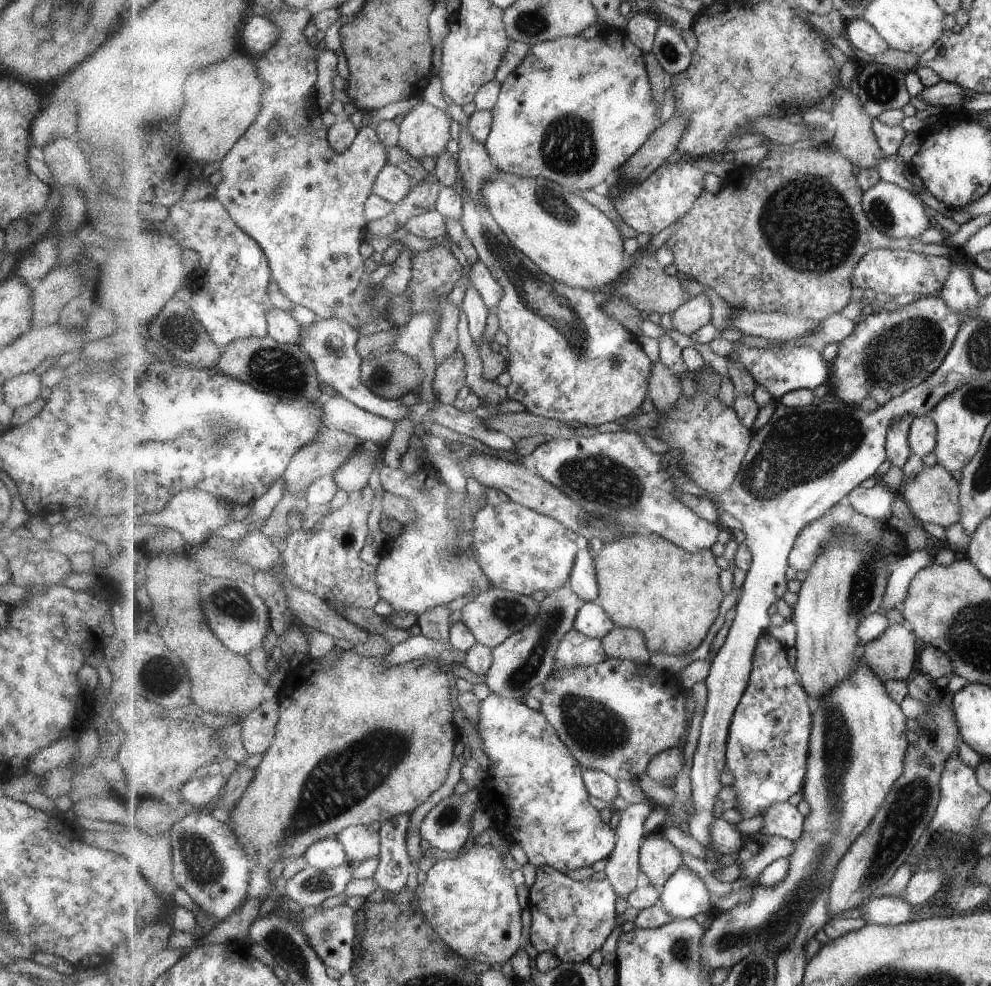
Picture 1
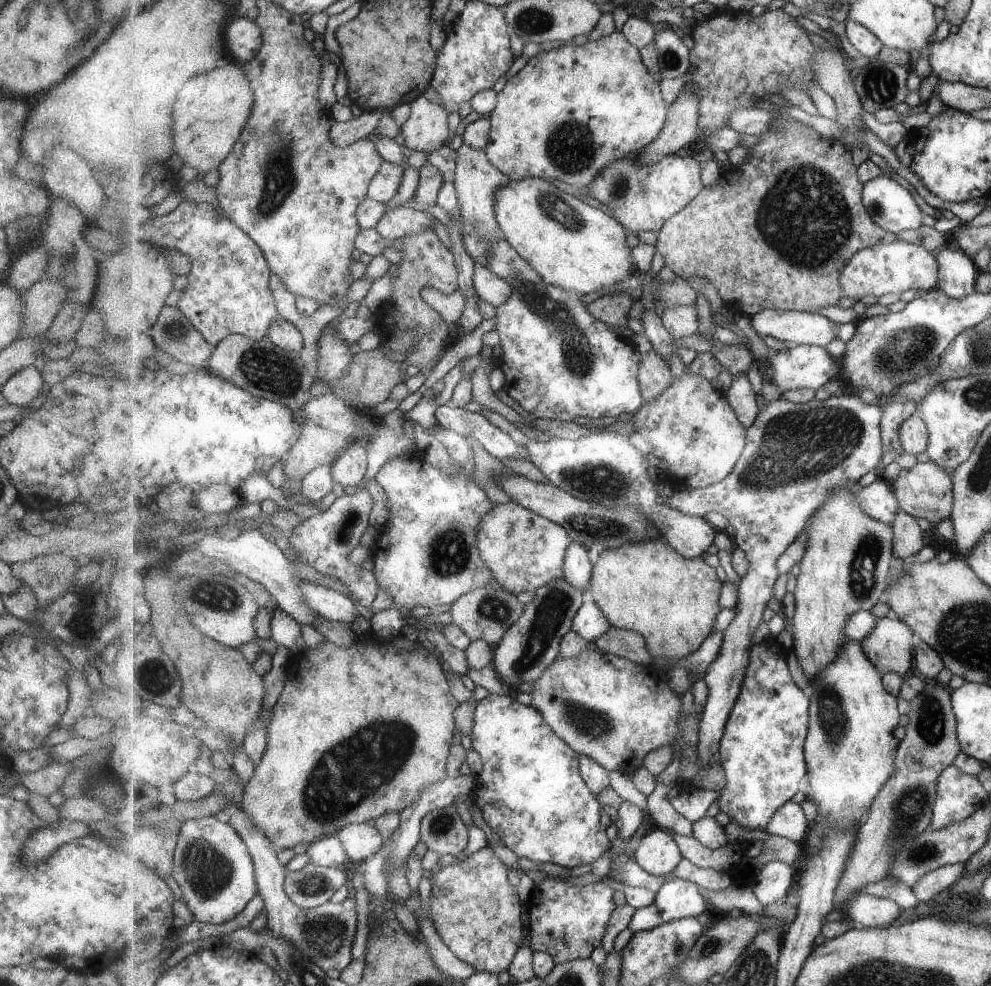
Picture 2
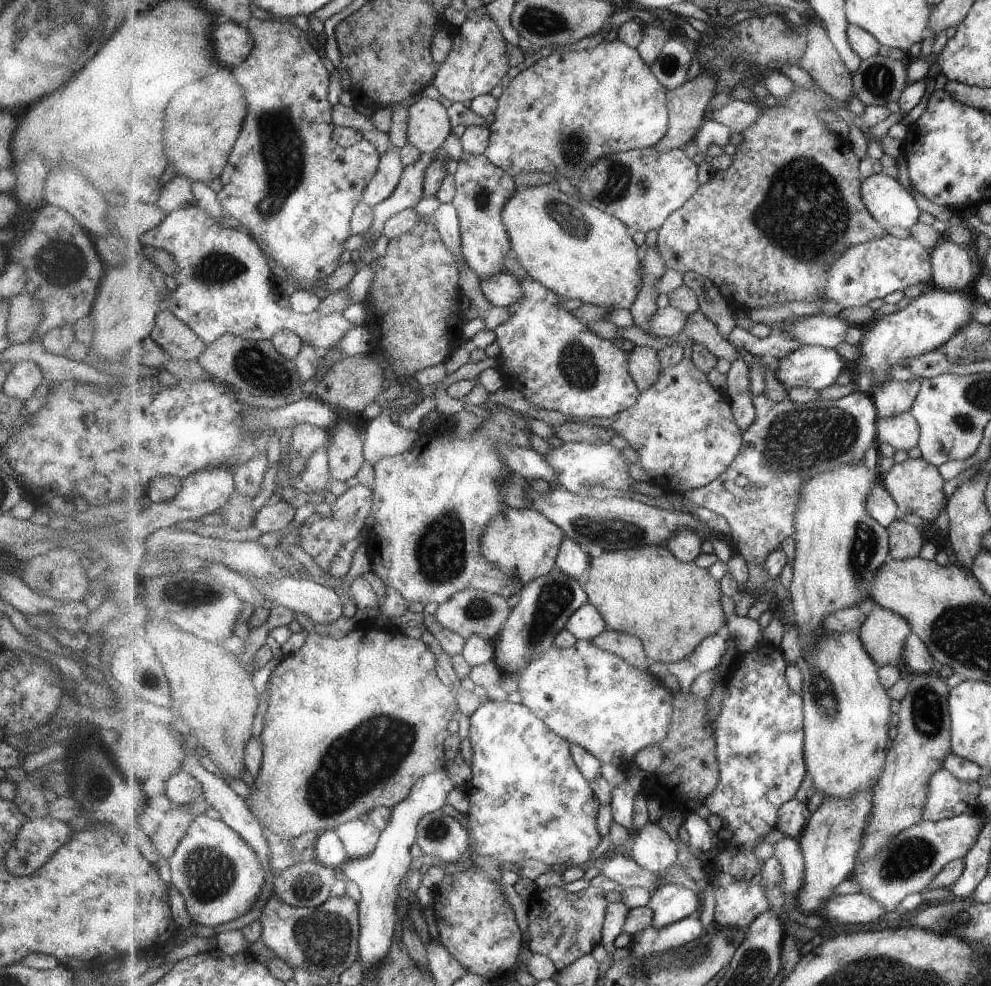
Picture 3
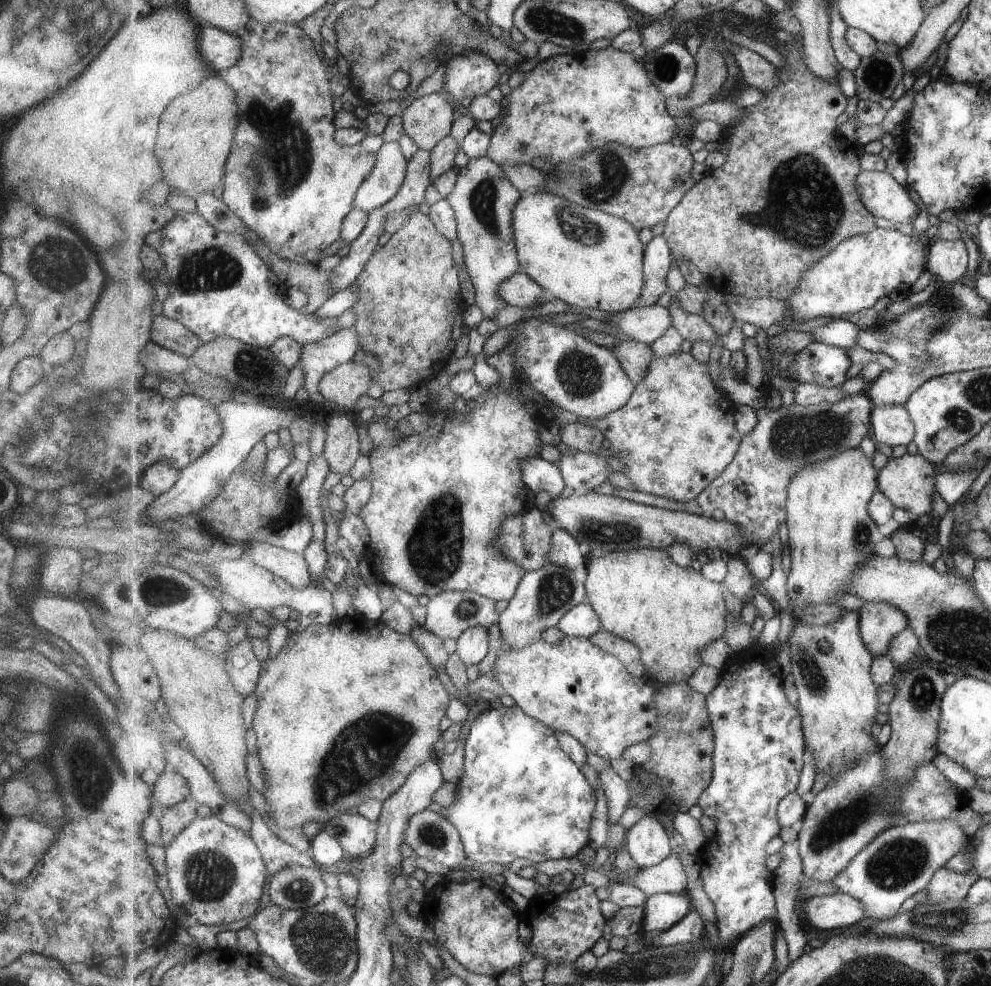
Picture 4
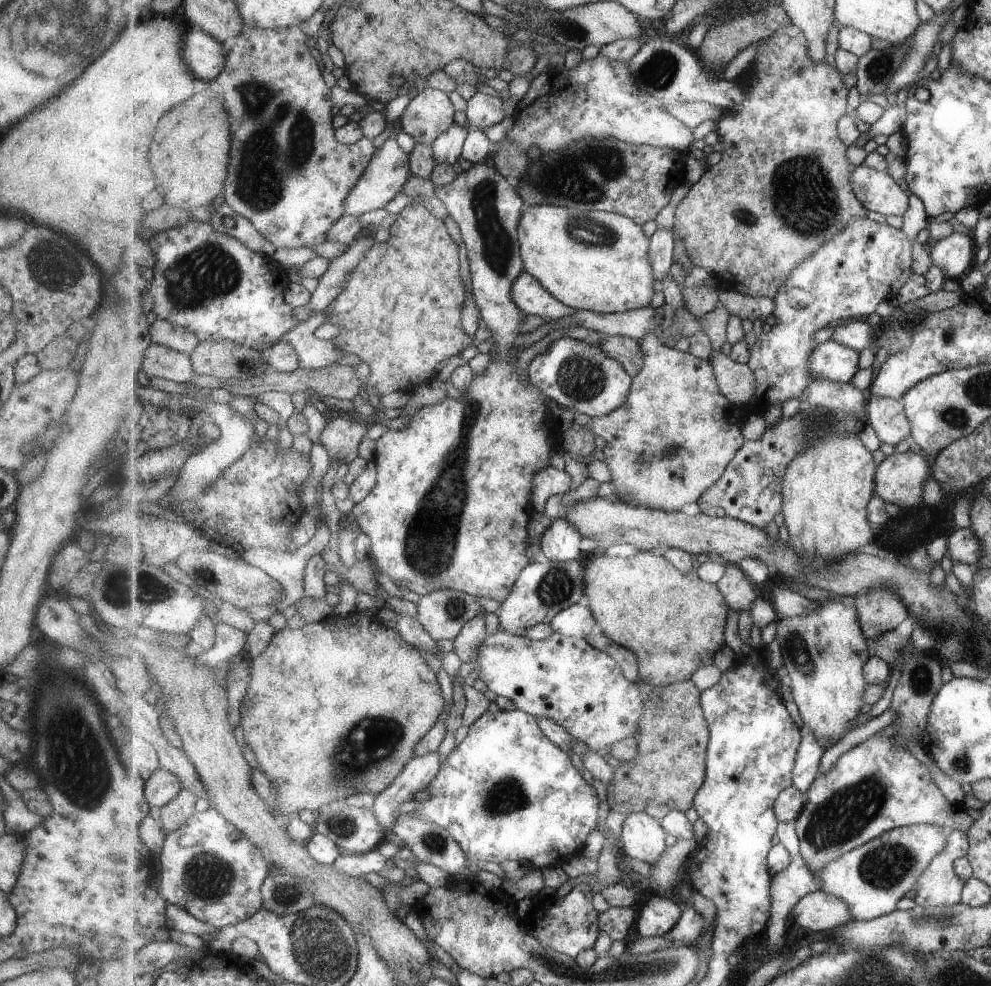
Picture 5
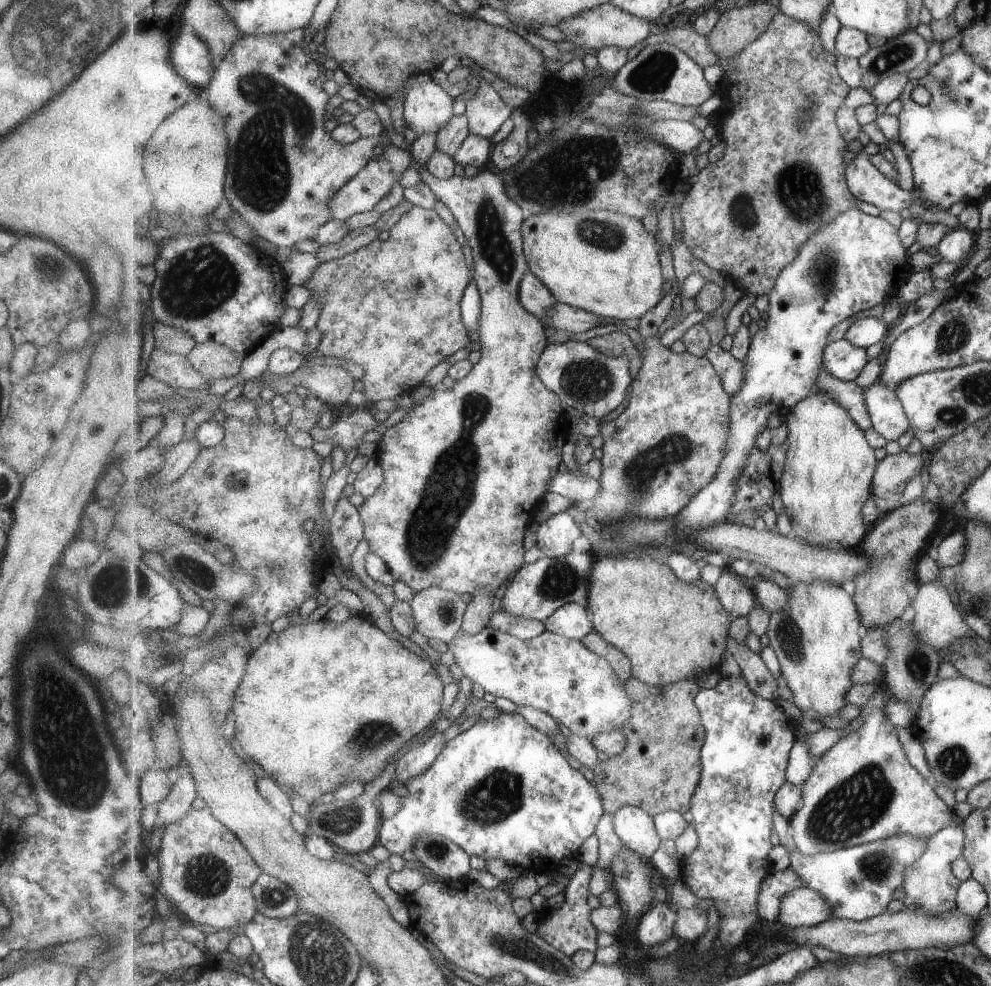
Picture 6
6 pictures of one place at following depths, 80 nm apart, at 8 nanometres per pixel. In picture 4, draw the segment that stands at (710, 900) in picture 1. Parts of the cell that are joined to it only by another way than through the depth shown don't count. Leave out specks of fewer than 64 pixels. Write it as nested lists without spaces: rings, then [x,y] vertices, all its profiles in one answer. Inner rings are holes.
[[[687,892],[657,893],[649,897],[644,915],[643,931],[654,935],[664,933],[681,922],[692,910],[693,904]]]

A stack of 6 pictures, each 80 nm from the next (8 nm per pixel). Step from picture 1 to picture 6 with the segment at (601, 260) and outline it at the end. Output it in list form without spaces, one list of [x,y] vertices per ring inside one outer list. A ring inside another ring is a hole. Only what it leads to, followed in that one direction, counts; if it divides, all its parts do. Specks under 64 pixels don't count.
[[[613,211],[581,213],[549,212],[530,215],[524,222],[524,255],[529,270],[555,295],[559,303],[583,309],[603,318],[621,322],[639,320],[663,298],[664,268],[654,235],[645,231],[643,222]]]

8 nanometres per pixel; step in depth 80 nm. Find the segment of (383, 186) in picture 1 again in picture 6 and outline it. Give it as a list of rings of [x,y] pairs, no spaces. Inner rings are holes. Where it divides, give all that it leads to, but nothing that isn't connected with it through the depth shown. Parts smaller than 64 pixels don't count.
[[[389,143],[380,157],[370,161],[357,176],[354,176],[345,186],[341,187],[337,196],[334,196],[332,200],[334,219],[346,221],[356,214],[363,214],[378,208],[383,202],[383,198],[391,192],[391,188],[401,180],[403,172],[409,166],[413,166],[413,162],[414,160],[410,157],[409,152]]]

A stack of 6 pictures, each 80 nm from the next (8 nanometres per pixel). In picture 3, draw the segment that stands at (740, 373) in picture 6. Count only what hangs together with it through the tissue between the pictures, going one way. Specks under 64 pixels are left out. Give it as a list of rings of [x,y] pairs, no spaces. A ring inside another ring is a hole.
[[[854,390],[852,393],[841,397],[837,400],[820,400],[817,399],[815,401],[811,401],[808,403],[796,403],[789,398],[784,398],[780,402],[771,401],[771,399],[759,395],[754,397],[754,405],[757,411],[757,418],[755,422],[745,431],[744,433],[744,446],[741,449],[739,456],[737,456],[736,460],[733,461],[733,464],[729,466],[729,468],[719,477],[716,478],[715,481],[711,482],[710,485],[704,486],[700,489],[690,490],[682,495],[679,494],[663,494],[661,497],[649,497],[647,495],[643,496],[641,500],[645,503],[665,509],[670,511],[679,511],[682,513],[689,513],[695,515],[693,513],[693,508],[699,508],[702,506],[703,508],[707,508],[719,516],[725,518],[725,520],[731,526],[731,533],[727,537],[727,541],[732,541],[735,544],[735,548],[737,548],[738,552],[741,553],[747,561],[747,564],[750,568],[750,577],[748,582],[747,590],[743,590],[742,594],[747,593],[747,591],[759,591],[762,586],[773,577],[770,573],[770,570],[766,567],[766,563],[768,562],[768,556],[776,551],[777,549],[781,549],[783,546],[783,542],[787,540],[787,538],[794,538],[796,534],[796,511],[800,506],[800,491],[804,488],[805,485],[808,484],[810,480],[813,480],[815,474],[827,473],[834,471],[835,469],[839,469],[844,464],[855,465],[856,463],[863,463],[865,460],[865,454],[867,454],[867,450],[869,448],[874,447],[877,449],[877,445],[879,444],[878,440],[878,421],[880,420],[880,415],[878,414],[878,410],[876,404],[871,397],[871,395],[864,396],[861,392]]]

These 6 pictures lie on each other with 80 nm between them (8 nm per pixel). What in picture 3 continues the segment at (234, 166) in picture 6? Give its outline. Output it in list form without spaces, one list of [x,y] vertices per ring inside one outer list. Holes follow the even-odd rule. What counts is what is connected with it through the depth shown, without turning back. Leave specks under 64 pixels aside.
[[[258,14],[251,18],[247,28],[254,34],[256,45],[249,58],[233,70],[236,74],[236,81],[244,88],[248,100],[248,114],[244,120],[244,128],[240,137],[228,158],[227,166],[220,176],[222,189],[218,192],[218,199],[226,212],[237,219],[256,239],[257,244],[268,255],[269,259],[278,262],[286,270],[289,278],[297,280],[305,289],[309,289],[316,286],[321,280],[331,277],[343,265],[344,245],[354,235],[352,231],[353,215],[356,212],[357,205],[361,204],[364,198],[365,189],[368,188],[369,183],[380,169],[382,156],[380,150],[377,150],[377,147],[365,138],[349,148],[338,146],[333,142],[333,129],[335,127],[333,120],[331,120],[333,106],[329,102],[329,86],[327,85],[332,68],[321,56],[316,46],[309,44],[309,35],[306,31],[301,30],[299,26],[285,17],[269,17]]]

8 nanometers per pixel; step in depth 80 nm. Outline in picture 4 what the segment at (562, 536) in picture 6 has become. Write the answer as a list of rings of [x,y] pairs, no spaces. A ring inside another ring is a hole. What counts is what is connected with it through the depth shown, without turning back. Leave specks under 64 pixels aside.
[[[555,527],[553,531],[550,560],[557,566],[571,570],[587,566],[578,538],[559,527]]]

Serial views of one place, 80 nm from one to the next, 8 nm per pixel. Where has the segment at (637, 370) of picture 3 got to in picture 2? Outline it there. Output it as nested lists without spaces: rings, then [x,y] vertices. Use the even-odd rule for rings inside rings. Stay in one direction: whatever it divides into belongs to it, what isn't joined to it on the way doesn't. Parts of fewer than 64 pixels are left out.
[[[654,350],[647,354],[642,354],[639,378],[647,403],[656,401],[673,383],[673,372],[669,364]]]

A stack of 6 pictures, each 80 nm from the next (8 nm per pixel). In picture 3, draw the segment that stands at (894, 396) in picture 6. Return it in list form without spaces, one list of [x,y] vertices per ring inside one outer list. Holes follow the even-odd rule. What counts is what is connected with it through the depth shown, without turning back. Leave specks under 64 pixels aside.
[[[911,411],[890,419],[880,418],[878,421],[878,440],[892,445],[895,449],[911,450],[918,446],[921,427]]]

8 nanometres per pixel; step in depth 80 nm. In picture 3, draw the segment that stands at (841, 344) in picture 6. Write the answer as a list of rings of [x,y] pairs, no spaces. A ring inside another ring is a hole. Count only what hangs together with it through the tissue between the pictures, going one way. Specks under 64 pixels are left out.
[[[801,345],[794,353],[777,361],[776,378],[787,392],[797,387],[823,390],[835,384],[839,374],[850,367],[837,349],[819,345]]]

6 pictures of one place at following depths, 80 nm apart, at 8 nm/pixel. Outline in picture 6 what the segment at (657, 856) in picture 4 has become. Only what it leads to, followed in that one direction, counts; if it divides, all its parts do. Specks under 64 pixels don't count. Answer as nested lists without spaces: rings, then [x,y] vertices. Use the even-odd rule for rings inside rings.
[[[624,806],[616,813],[613,813],[613,828],[619,839],[621,840],[623,848],[626,851],[635,851],[643,859],[650,859],[657,850],[663,849],[664,841],[658,833],[656,822],[653,815],[648,811],[644,811],[639,807]]]

